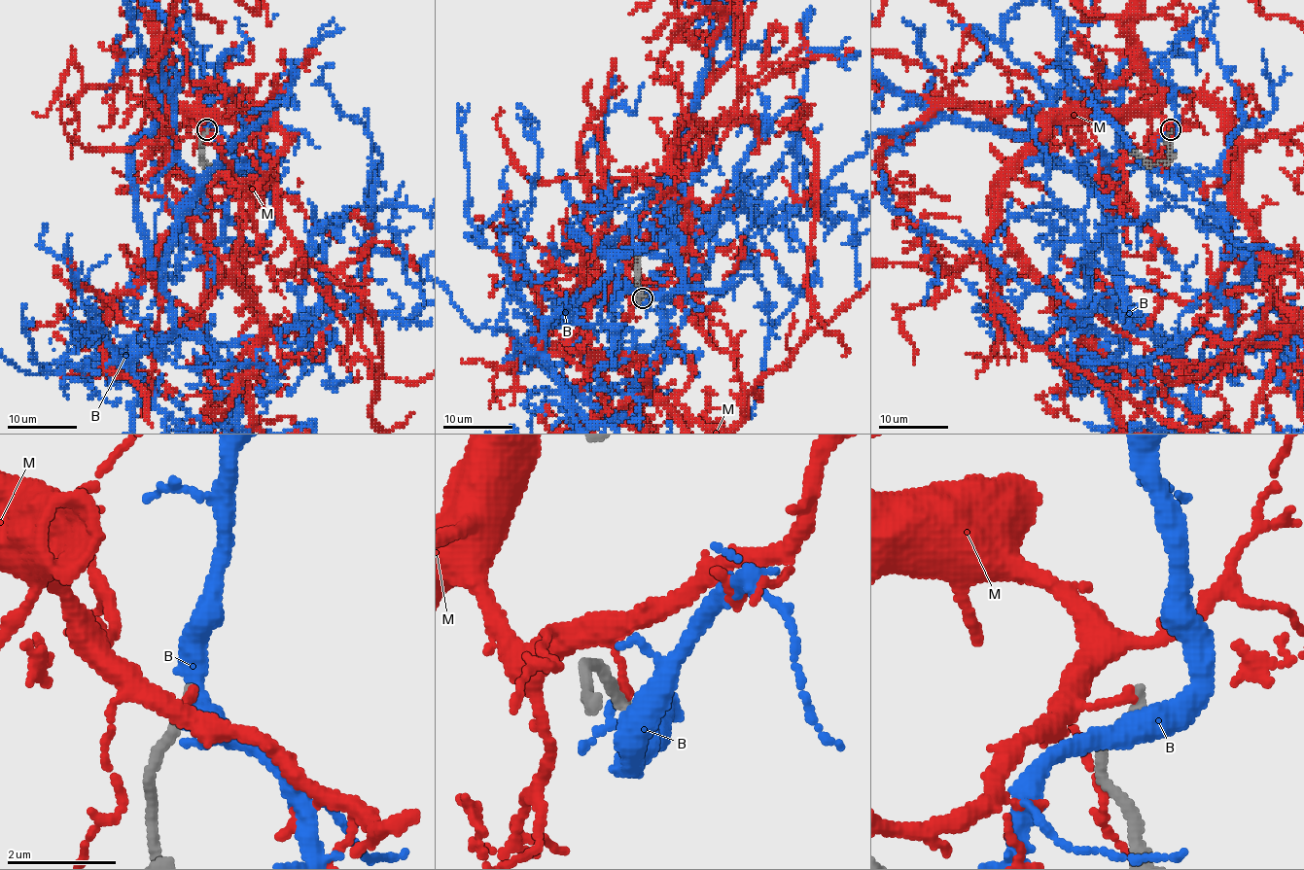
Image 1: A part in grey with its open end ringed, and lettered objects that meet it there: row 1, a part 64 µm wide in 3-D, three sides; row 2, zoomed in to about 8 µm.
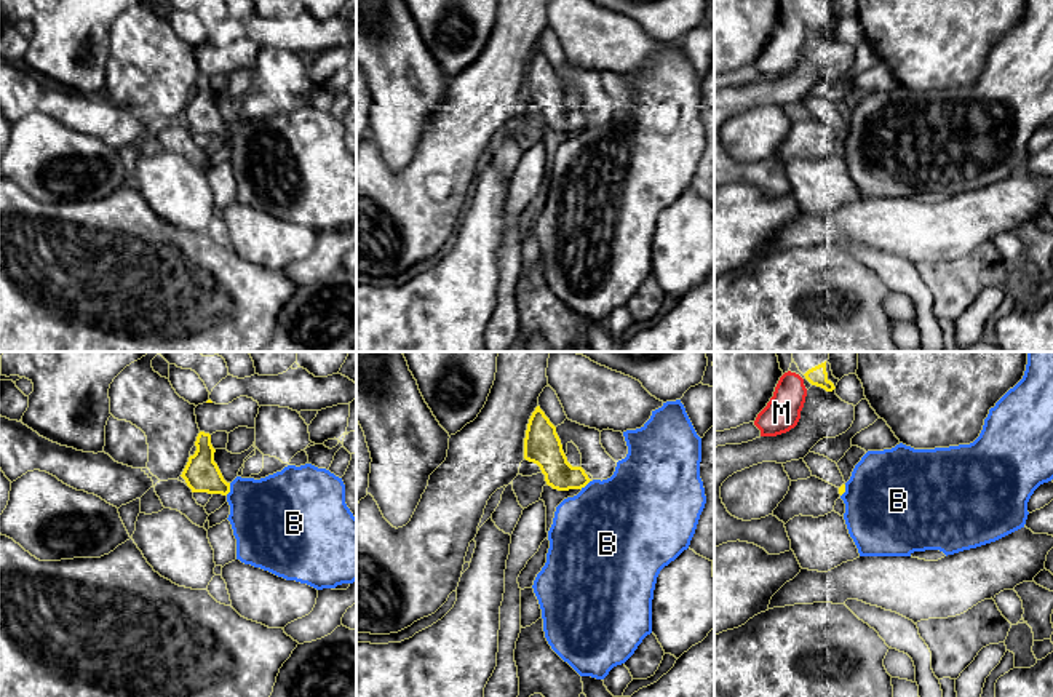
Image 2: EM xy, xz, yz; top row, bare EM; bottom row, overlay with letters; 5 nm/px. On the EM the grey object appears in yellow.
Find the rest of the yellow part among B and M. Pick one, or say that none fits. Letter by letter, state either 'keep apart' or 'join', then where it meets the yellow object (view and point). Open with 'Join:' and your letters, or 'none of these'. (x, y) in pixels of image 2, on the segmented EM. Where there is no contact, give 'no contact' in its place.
Join: none of these
B: keep apart | xy (229, 489)
M: keep apart | no contact

